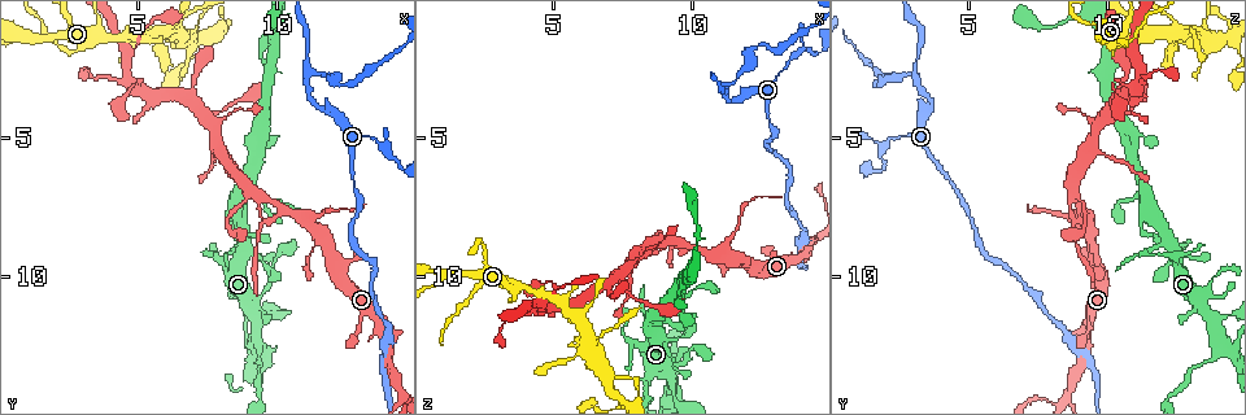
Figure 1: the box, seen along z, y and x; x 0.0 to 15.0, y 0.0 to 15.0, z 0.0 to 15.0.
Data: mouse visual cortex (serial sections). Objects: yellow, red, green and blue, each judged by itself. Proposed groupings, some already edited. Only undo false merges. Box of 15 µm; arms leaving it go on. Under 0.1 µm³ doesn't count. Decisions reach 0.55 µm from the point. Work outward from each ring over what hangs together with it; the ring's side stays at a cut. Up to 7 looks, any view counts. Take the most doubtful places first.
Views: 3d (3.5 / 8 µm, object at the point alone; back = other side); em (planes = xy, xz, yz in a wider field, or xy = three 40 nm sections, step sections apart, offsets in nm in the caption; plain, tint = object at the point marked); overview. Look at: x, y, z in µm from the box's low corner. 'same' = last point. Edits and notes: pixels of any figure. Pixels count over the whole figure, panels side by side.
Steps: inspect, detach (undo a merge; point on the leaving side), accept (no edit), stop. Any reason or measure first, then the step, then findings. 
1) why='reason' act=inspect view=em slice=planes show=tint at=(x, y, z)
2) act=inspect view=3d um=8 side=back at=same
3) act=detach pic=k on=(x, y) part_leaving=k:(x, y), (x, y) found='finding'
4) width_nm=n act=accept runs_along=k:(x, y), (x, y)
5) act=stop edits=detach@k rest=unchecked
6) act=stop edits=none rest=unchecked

why='four arms meet' act=inspect view=3d um=3.5 at=(6.4, 1.1, 12.8)

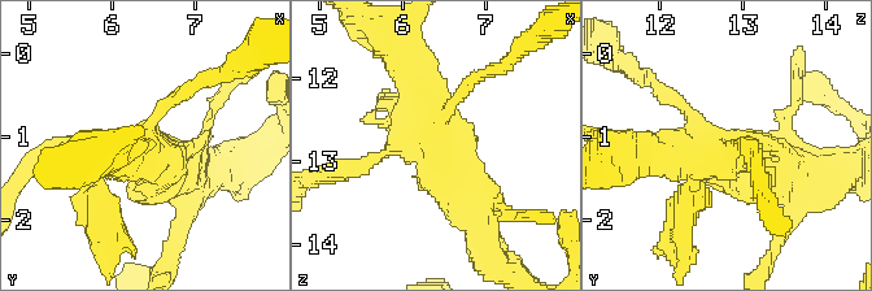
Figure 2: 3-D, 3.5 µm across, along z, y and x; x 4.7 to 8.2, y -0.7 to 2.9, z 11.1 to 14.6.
act=inspect view=em slice=xy step=3 show=tint at=(6.45, 1.15, 12.70)

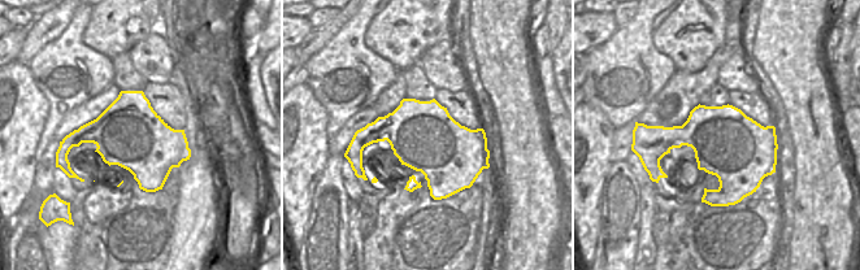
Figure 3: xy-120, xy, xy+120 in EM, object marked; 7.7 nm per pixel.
width_nm=550 act=accept runs_along=2:(396, 43), (465, 190) found='all the same cell'

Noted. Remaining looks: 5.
act=inspect view=3d um=3.5 at=(10.3, 7.6, 9.0)

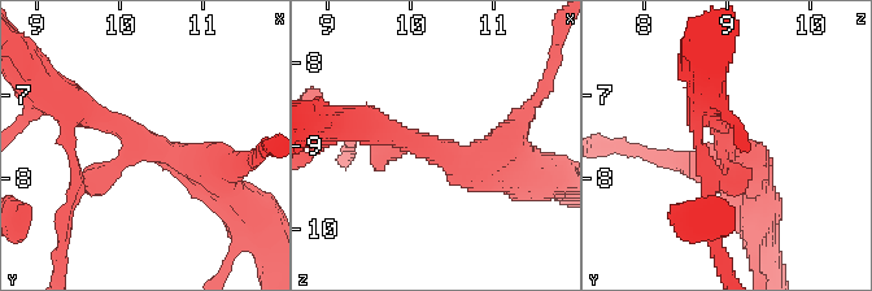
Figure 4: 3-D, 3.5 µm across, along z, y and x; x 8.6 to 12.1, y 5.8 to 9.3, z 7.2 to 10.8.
arms=3 arm_widths_nm=200,300,450 why='shape alone is not enough' act=inspect view=em slice=planes show=tint at=(10.30, 7.55, 9.10)

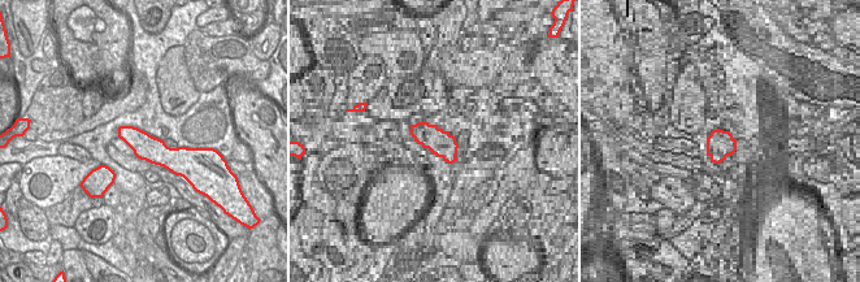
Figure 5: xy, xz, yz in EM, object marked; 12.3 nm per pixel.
act=accept runs_along=5:(121, 130), (159, 153), (183, 152) found='all the same cell'

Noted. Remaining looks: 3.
why='arms part here' act=inspect view=3d um=8 at=(11.1, 2.8, 3.2)

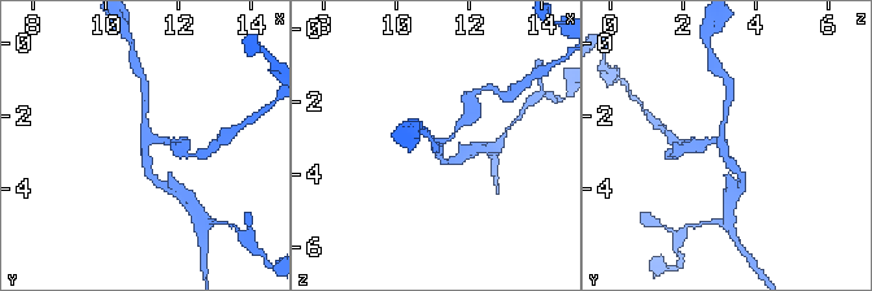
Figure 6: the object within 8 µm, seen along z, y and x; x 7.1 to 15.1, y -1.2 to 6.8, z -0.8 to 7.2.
act=inspect view=em slice=xy step=1 show=tint at=(11.1, 2.8, 3.2)

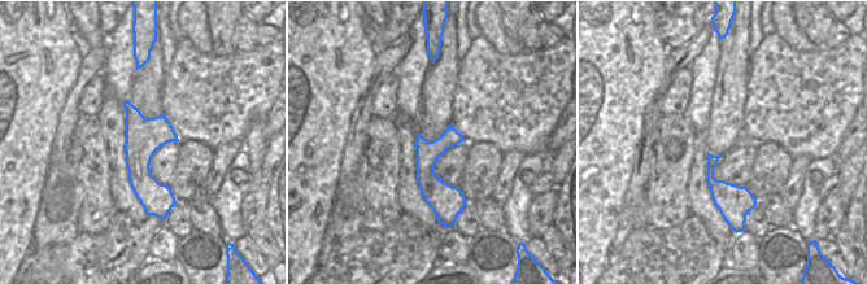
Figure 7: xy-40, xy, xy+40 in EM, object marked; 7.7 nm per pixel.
arms=3 arm_widths_nm=150,150,200 act=accept runs_along=7:(127, 105), (157, 212) found='continuous, no second cell'

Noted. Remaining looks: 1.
act=stop edits=none rest=unchecked

